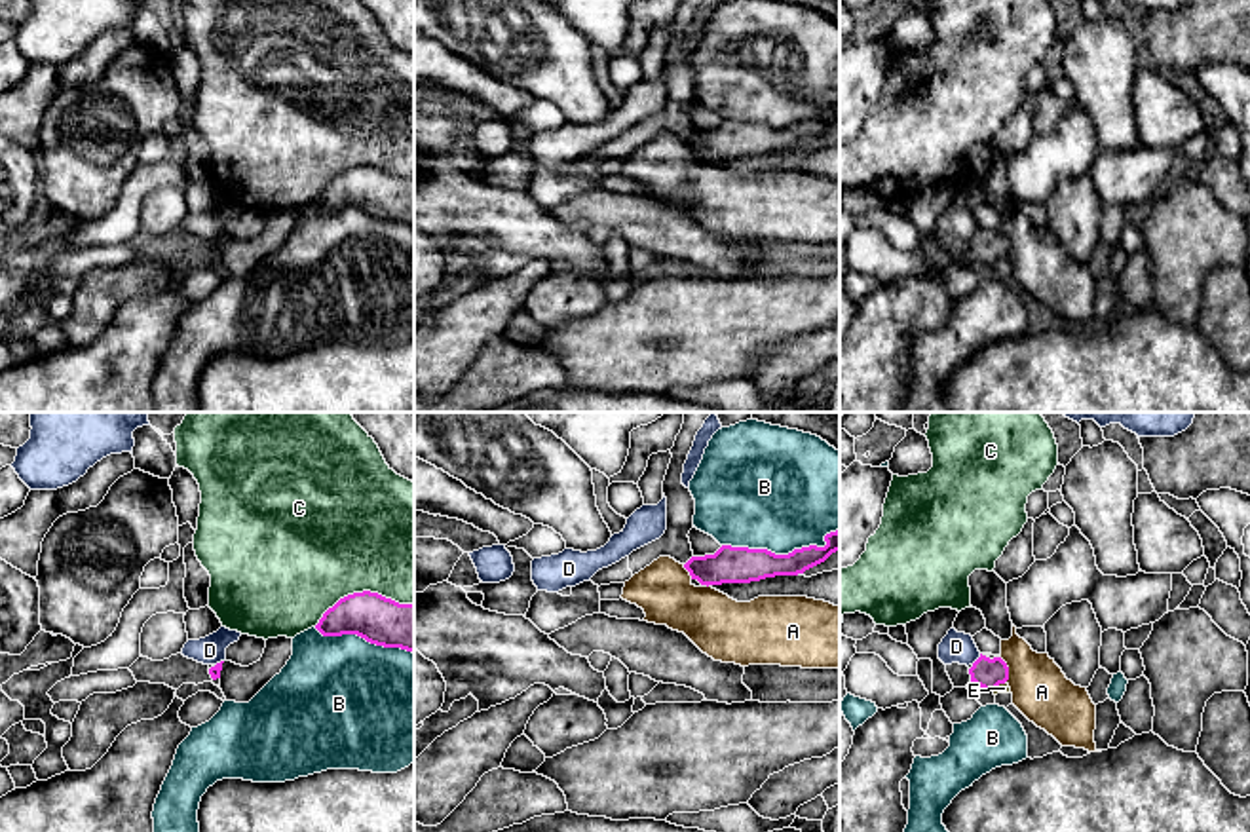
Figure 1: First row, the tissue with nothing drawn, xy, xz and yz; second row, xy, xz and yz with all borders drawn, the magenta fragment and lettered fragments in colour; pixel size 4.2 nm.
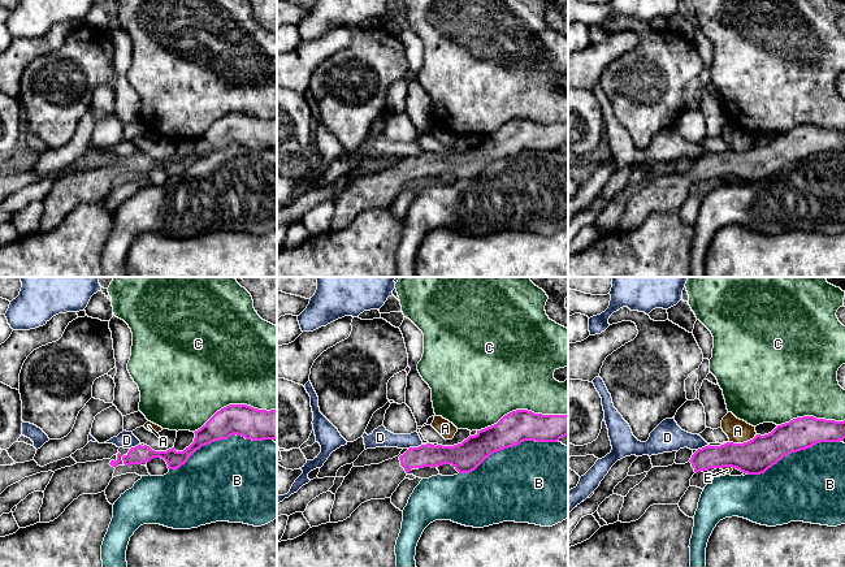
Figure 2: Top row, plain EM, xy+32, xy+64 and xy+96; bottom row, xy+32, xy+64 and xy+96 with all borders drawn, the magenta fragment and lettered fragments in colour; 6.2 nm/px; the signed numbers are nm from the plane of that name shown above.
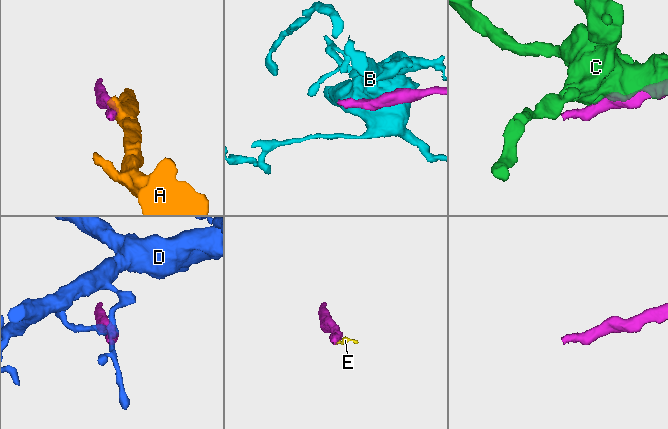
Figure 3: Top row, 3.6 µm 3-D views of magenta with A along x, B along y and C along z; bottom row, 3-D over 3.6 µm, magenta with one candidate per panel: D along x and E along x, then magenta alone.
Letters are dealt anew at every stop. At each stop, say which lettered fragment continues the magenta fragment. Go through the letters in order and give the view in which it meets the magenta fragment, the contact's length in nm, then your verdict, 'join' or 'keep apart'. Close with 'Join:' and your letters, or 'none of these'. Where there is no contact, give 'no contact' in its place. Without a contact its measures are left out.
A: yz | 110 nm | keep apart
B: xz | 500 nm | keep apart
C: xy | 440 nm | keep apart
D: yz | 60 nm | keep apart
E: yz | 80 nm | keep apart
Join: none of these

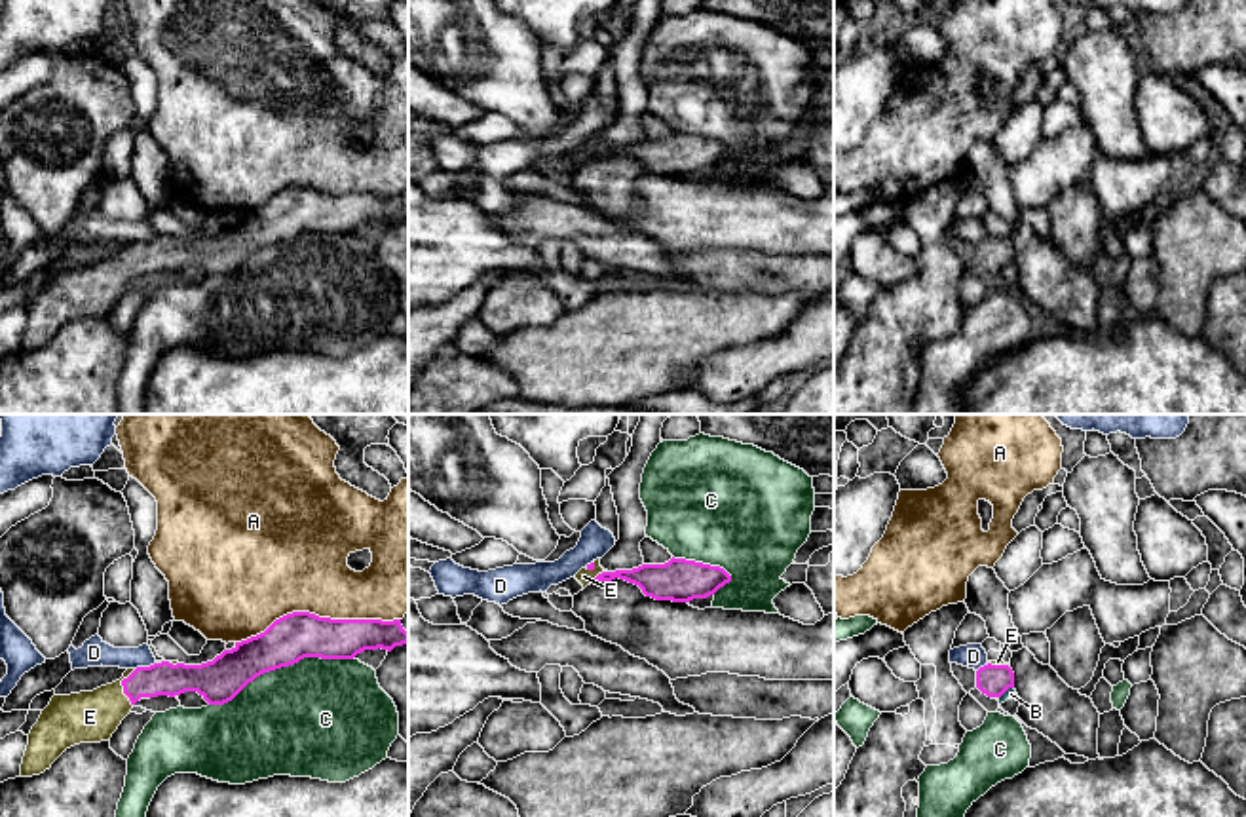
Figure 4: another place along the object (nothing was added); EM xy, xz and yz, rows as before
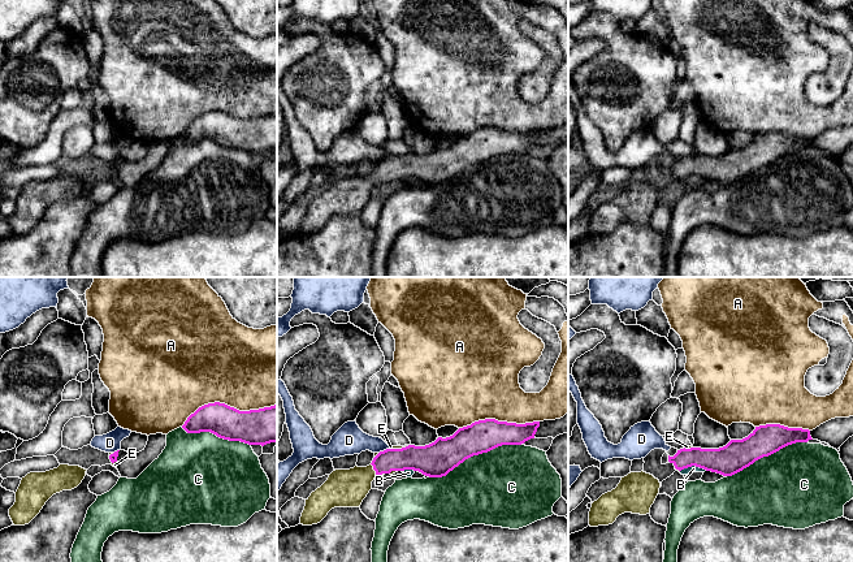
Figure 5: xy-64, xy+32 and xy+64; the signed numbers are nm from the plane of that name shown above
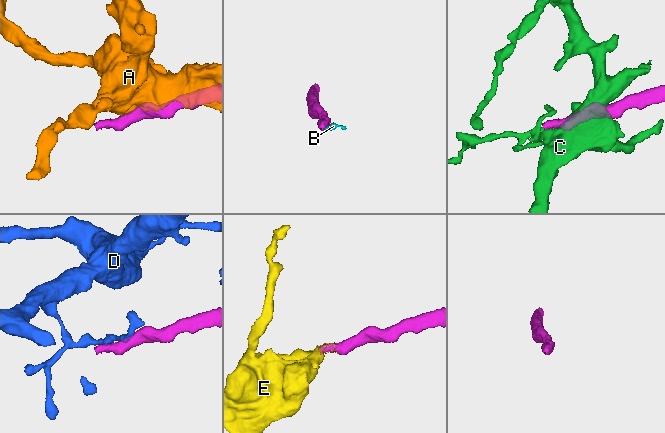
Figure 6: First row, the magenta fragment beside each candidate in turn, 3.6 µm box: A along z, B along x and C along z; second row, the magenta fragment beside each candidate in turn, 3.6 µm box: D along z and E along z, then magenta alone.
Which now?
A: xy | 700 nm | keep apart
B: yz | 80 nm | keep apart
C: xy | 650 nm | keep apart
D: xy | 90 nm | keep apart
E: xy | 160 nm | join
Join: E

